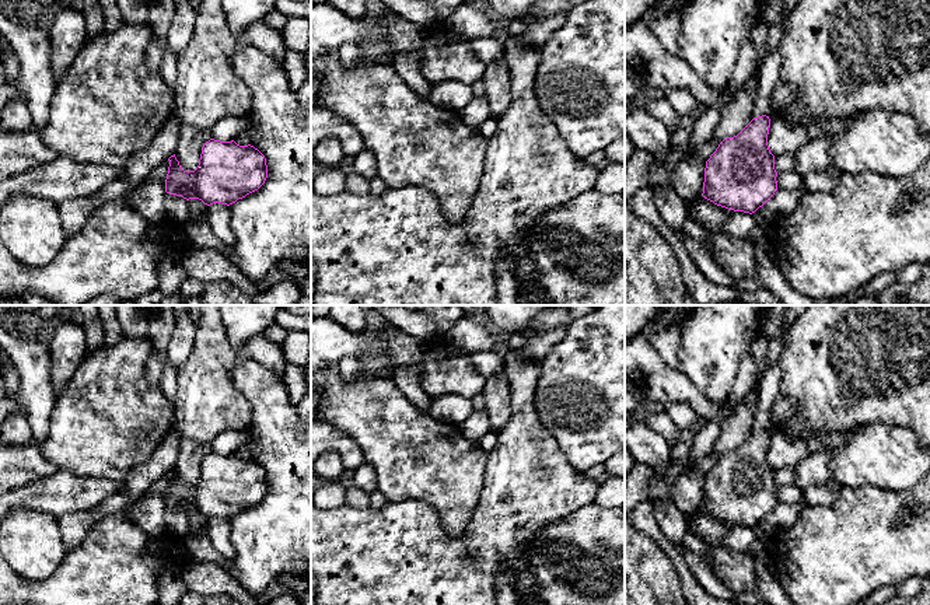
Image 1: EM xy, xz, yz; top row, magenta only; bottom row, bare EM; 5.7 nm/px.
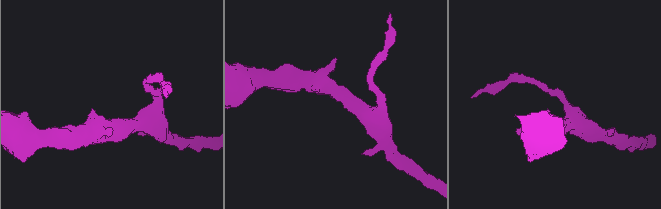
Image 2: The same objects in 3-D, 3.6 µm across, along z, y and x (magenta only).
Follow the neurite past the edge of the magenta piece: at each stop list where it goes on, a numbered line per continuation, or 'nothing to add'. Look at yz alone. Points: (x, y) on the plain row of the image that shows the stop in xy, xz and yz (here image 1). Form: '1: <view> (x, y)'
1: yz (769, 385)

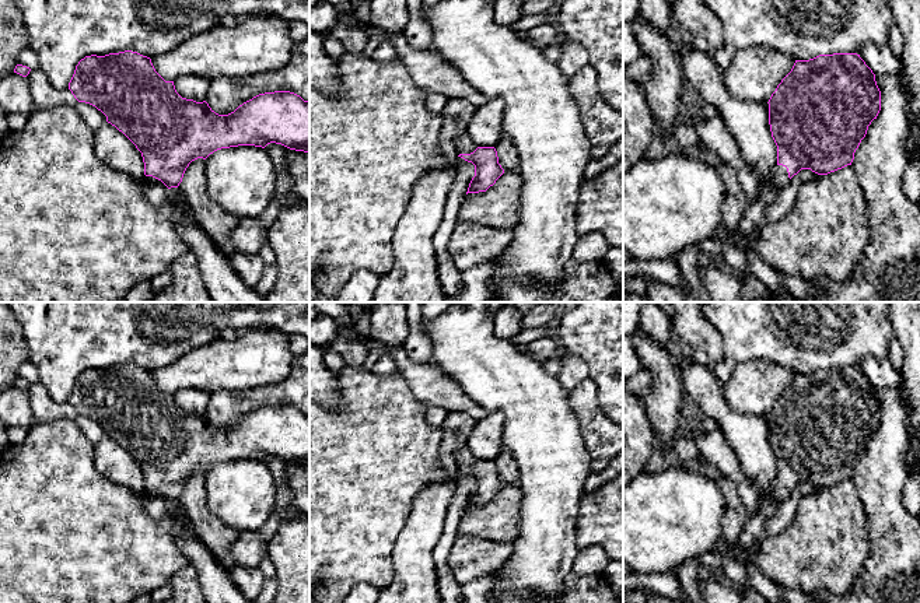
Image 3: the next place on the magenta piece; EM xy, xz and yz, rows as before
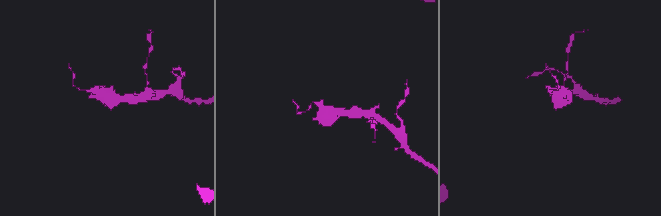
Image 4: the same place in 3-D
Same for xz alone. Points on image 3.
1: xz (464, 458)

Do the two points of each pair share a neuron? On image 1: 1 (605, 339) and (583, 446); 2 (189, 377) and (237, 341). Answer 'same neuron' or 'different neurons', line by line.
1: same neuron
2: different neurons

